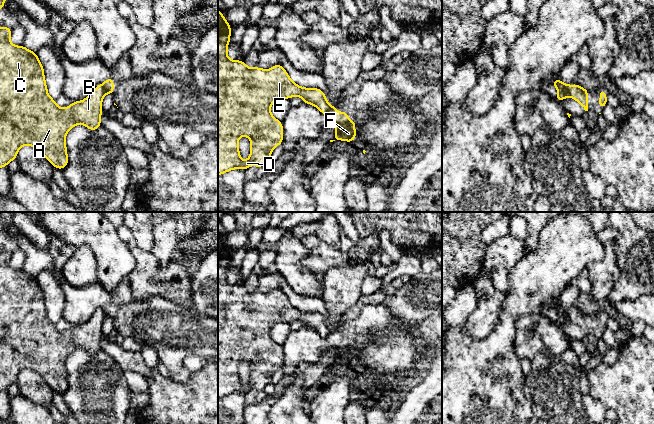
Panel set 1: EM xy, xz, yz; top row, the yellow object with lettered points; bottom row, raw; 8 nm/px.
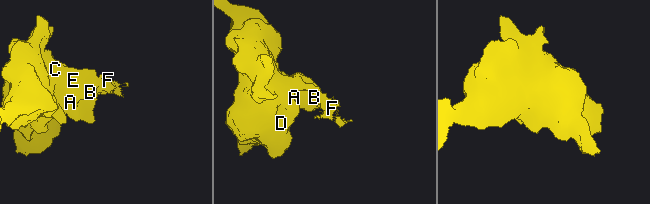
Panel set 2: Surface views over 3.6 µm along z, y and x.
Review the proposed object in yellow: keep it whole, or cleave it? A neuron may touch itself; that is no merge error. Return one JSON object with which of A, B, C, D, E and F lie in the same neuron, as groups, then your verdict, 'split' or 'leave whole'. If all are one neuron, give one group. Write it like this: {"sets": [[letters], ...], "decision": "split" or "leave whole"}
{"sets": [["A", "B", "C", "D", "E"], ["F"]], "decision": "split"}

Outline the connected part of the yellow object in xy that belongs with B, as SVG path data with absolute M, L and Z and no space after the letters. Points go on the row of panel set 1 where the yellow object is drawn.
M0 27L0 168L6 167L11 160L15 160L22 146L29 145L37 148L54 167L64 169L68 164L65 144L68 131L77 124L83 124L89 130L96 130L101 126L101 104L106 94L104 85L96 86L82 101L73 102L66 108L58 107L55 100L48 94L44 69L37 54L23 45L13 45L10 36L10 28Z

